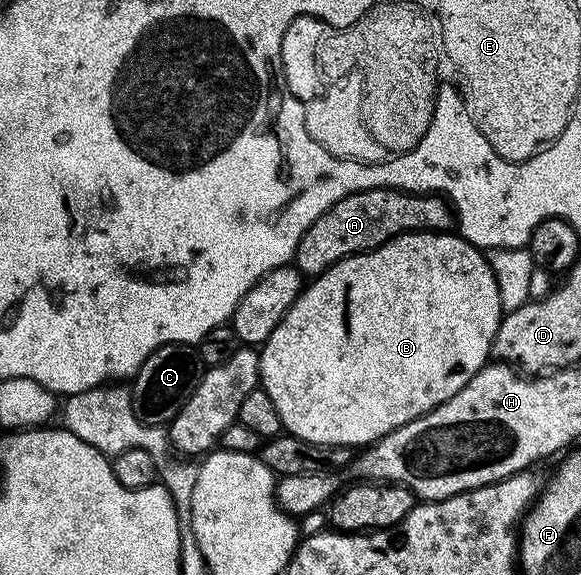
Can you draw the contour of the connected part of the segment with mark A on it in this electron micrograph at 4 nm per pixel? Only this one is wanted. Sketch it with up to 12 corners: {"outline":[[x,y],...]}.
{"outline":[[361,190],[310,225],[293,265],[317,276],[397,234],[446,232],[436,194]]}

